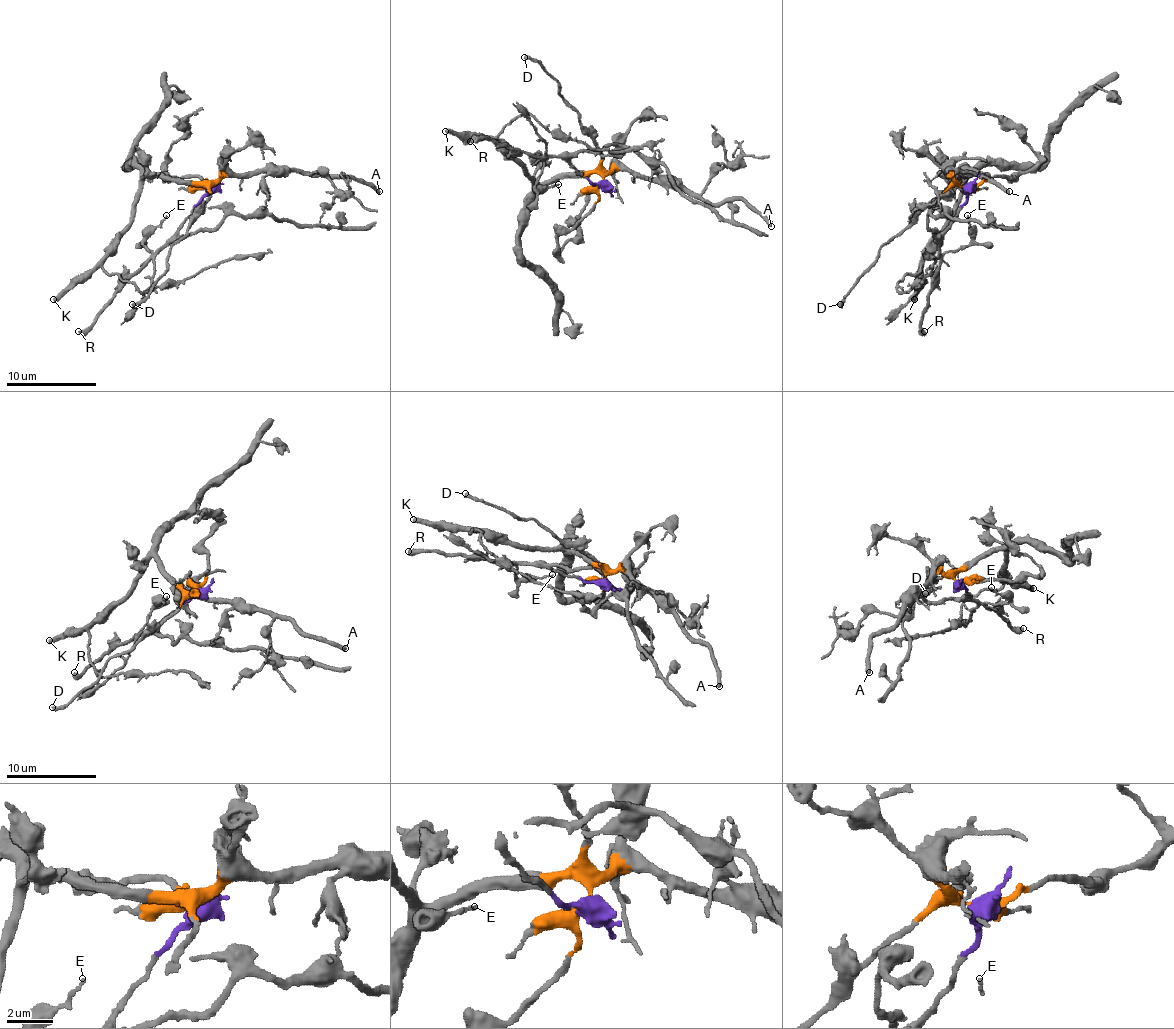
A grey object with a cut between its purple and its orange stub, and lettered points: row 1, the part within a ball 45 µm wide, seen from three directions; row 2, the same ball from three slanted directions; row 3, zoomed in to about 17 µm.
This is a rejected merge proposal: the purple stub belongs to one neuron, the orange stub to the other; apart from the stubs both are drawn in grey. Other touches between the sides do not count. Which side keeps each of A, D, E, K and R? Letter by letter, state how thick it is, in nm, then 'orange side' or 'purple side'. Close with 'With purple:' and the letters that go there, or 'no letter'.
A: 360 nm | orange side
D: 280 nm | orange side
E: 140 nm | purple side
K: 400 nm | orange side
R: 400 nm | purple side
With purple: E, R

